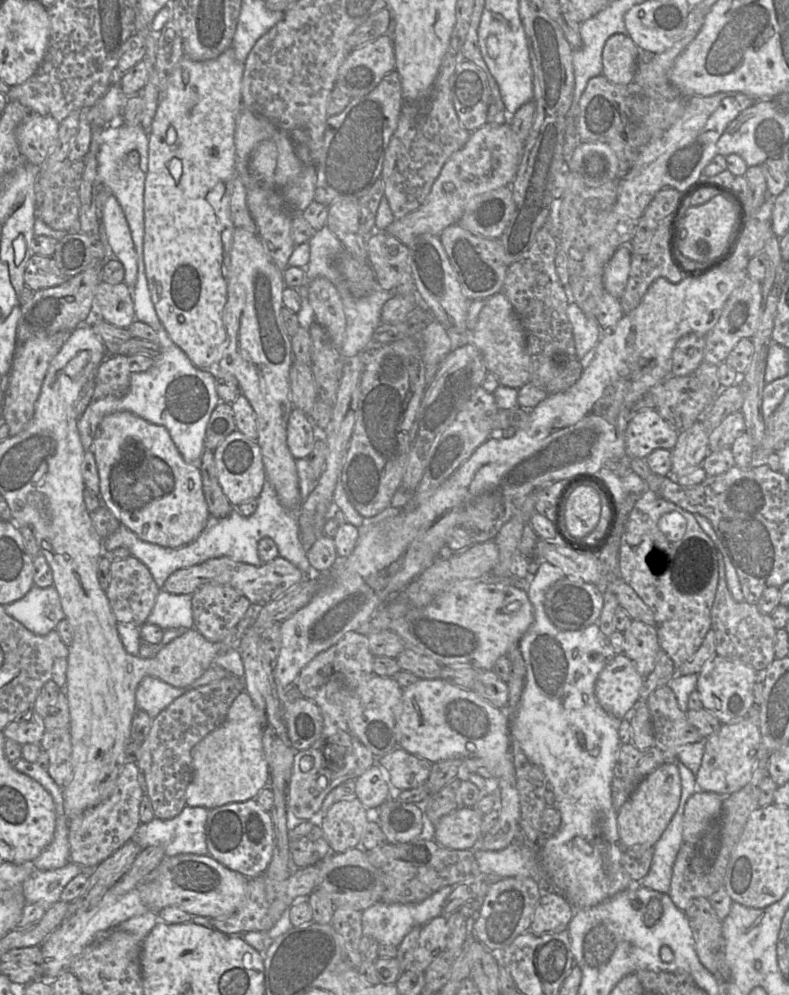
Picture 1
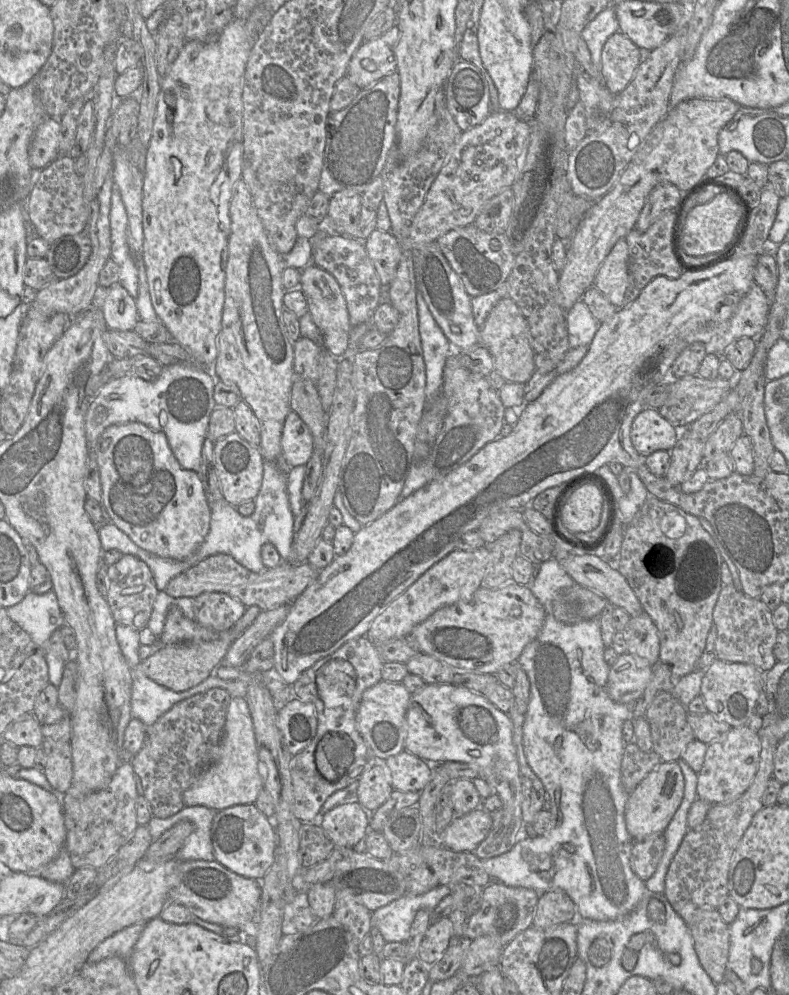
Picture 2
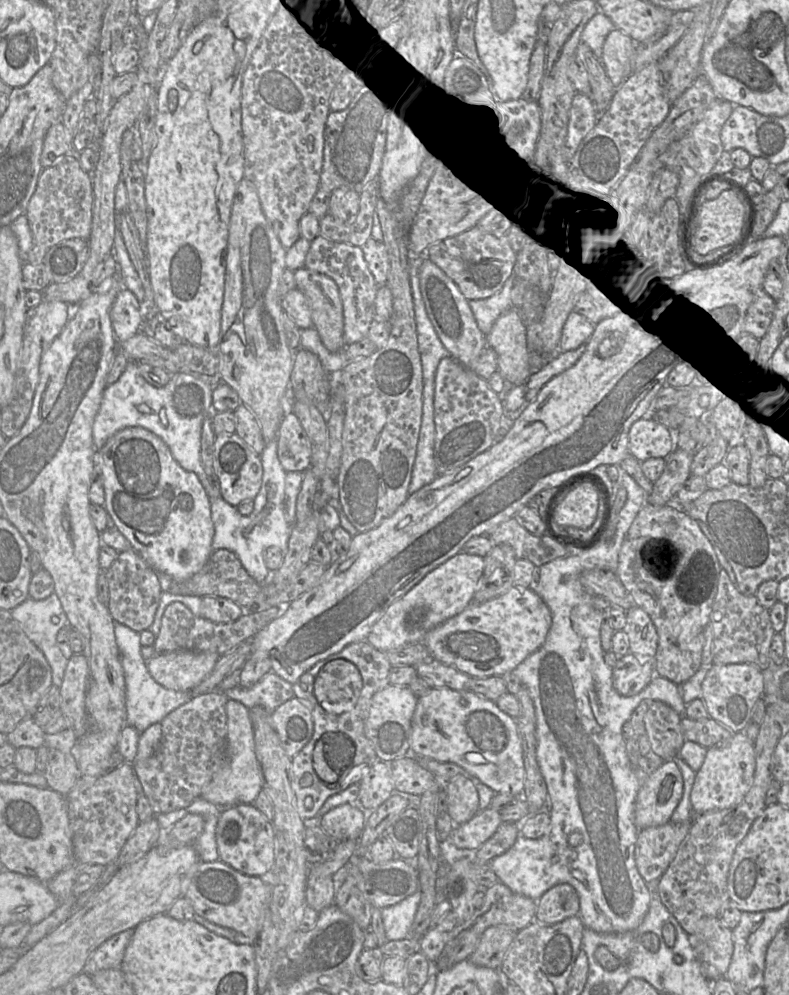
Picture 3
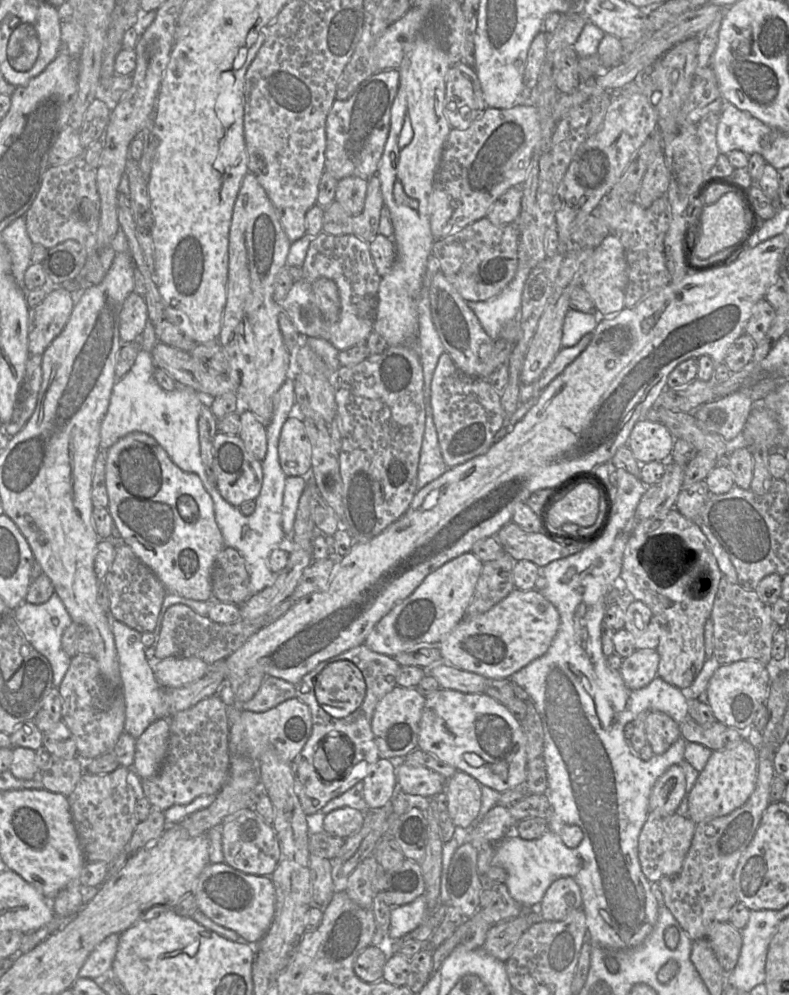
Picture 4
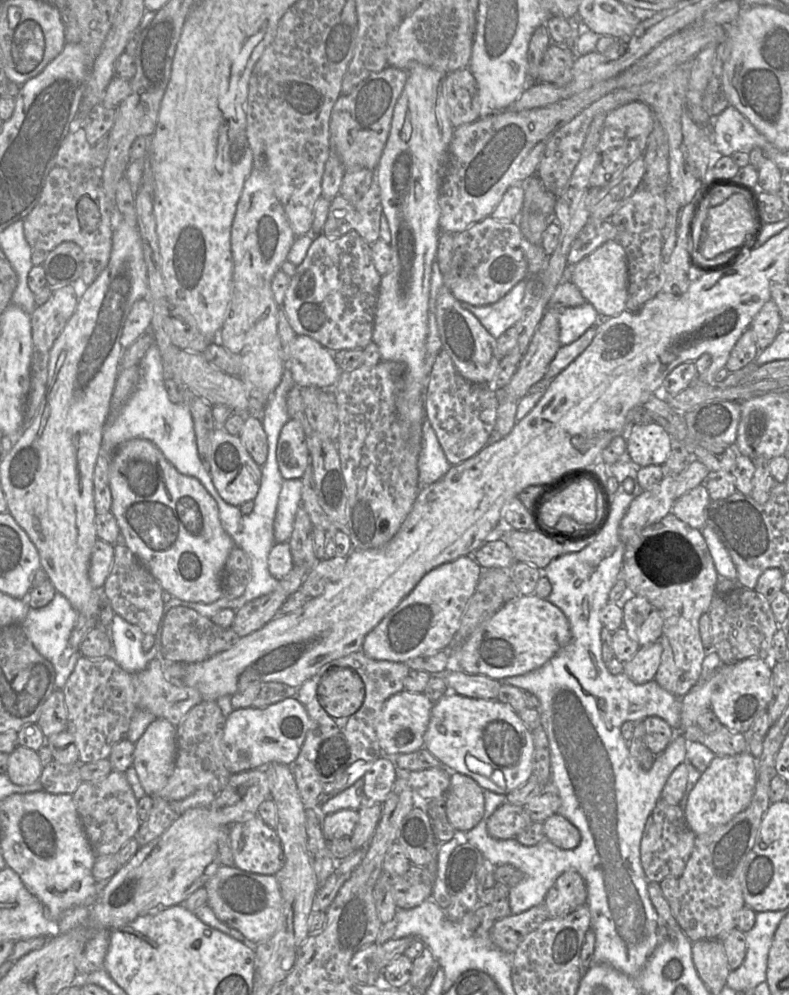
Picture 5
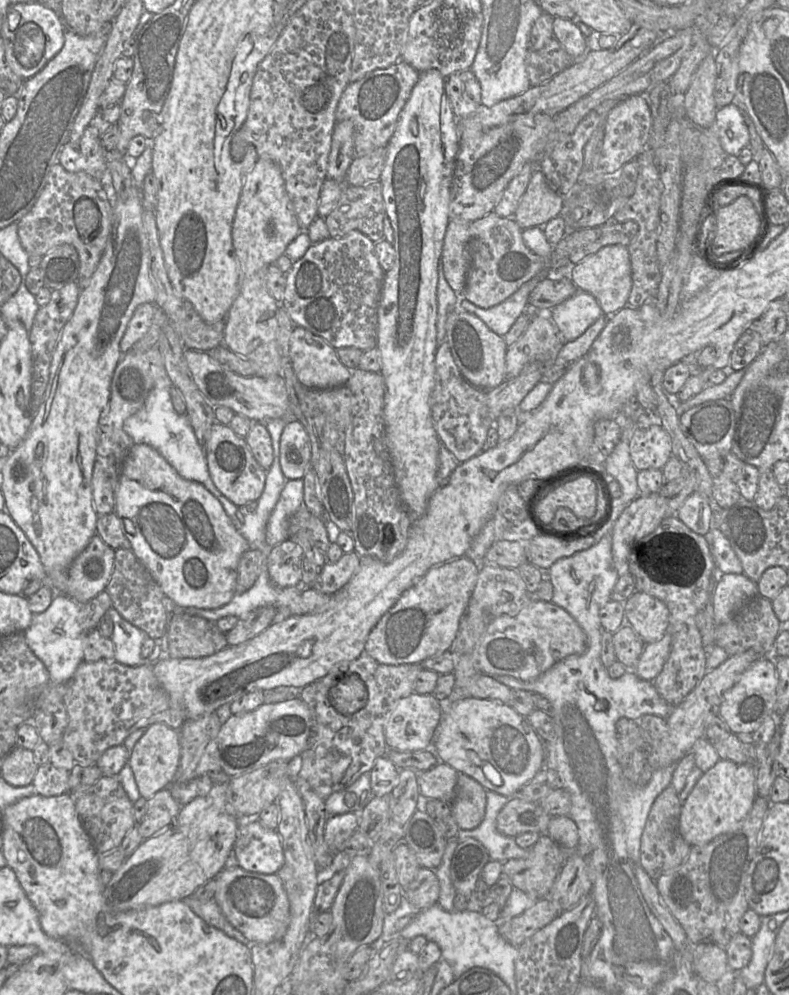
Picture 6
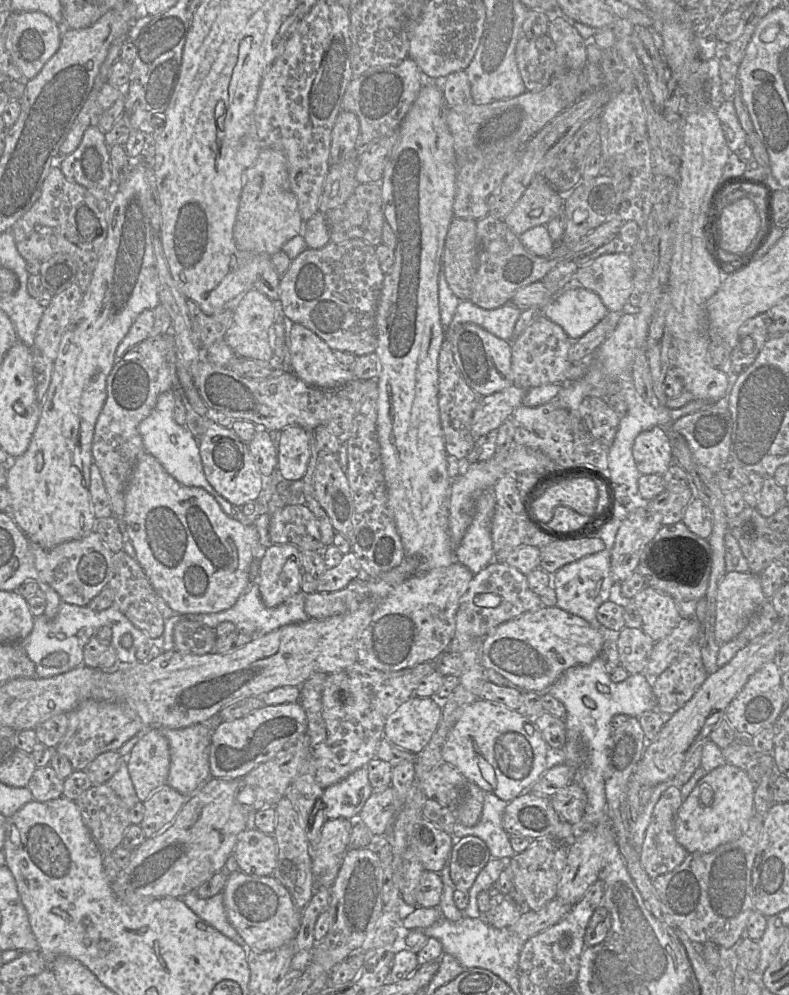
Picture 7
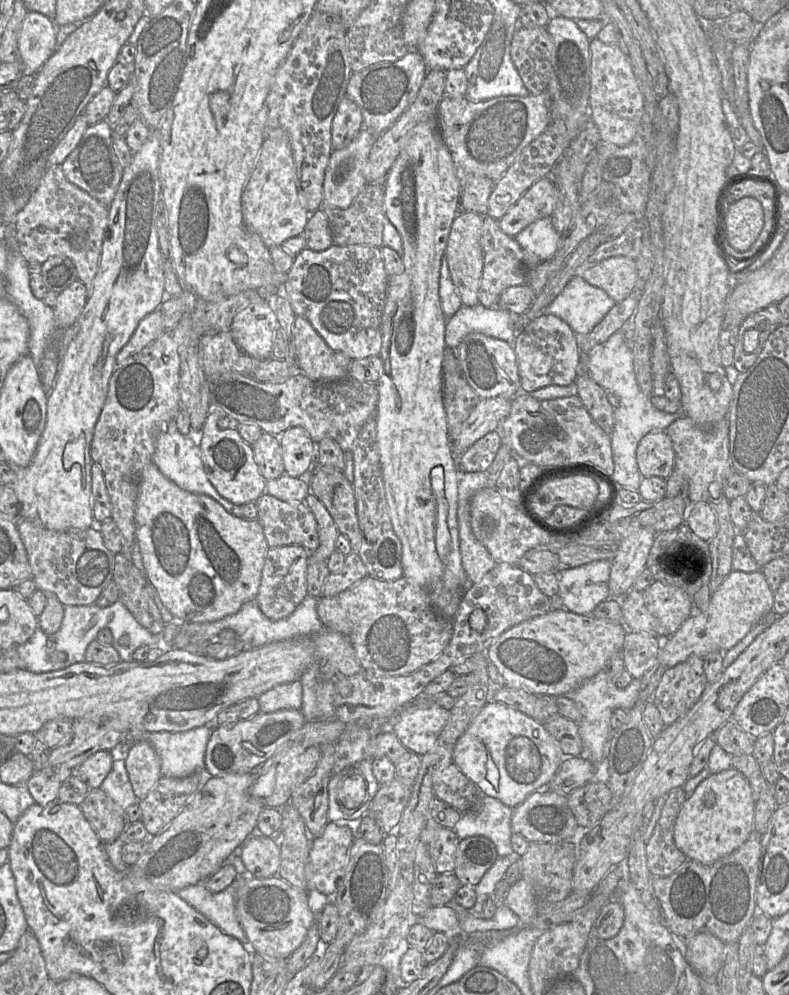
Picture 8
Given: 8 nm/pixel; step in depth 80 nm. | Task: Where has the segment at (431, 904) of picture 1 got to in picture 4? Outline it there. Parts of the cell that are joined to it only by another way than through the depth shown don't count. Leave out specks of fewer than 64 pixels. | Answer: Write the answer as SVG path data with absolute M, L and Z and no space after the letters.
M424 895L417 897L408 904L391 908L388 930L388 937L391 940L398 940L416 929L431 913Z

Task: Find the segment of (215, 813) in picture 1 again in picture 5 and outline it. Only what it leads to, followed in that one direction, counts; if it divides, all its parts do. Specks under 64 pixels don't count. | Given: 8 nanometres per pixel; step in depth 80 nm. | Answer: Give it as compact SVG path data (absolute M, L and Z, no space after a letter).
M258 815L230 825L228 837L234 857L234 866L237 868L262 875L275 875L282 868L284 852L281 840L276 829L265 824Z

